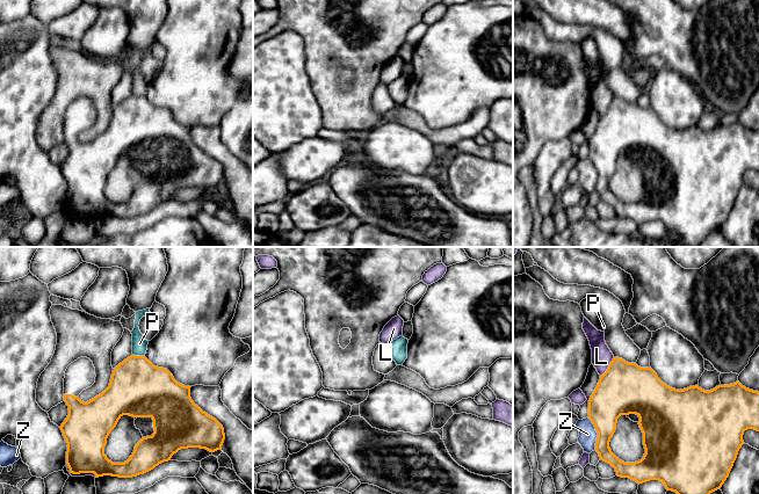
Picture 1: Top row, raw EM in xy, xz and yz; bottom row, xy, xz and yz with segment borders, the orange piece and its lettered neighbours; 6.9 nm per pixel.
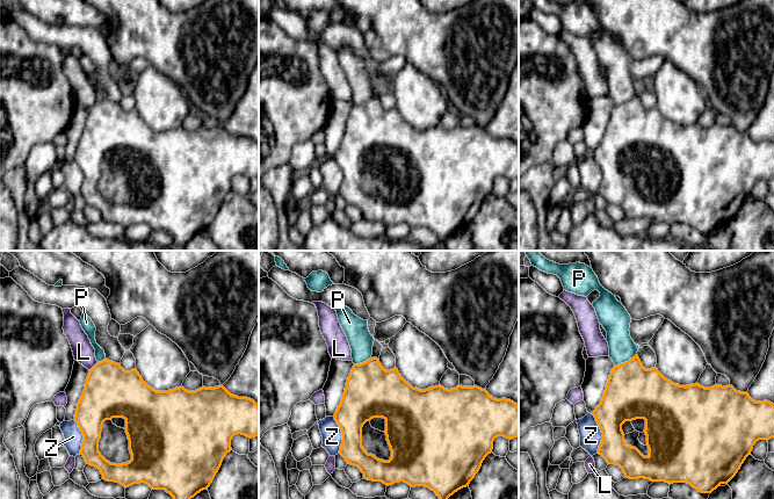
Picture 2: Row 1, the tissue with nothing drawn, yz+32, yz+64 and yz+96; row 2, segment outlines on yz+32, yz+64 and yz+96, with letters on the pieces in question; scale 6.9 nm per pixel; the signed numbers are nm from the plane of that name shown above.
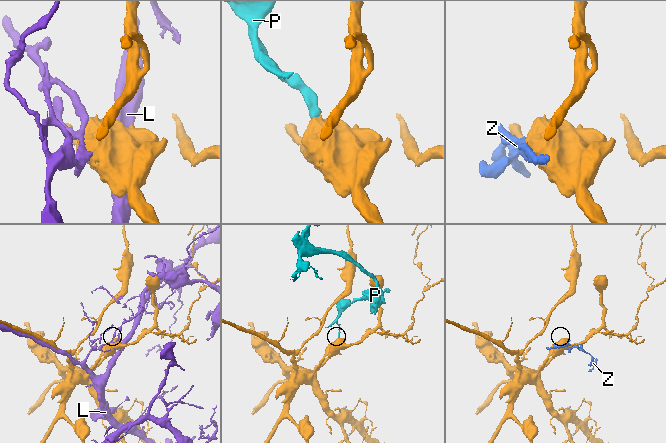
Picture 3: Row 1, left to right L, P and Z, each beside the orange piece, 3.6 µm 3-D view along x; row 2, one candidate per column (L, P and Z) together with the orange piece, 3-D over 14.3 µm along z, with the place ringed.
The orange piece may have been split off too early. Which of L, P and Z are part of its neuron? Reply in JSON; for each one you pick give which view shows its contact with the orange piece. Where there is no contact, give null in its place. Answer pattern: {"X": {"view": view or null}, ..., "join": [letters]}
{"join": []}

